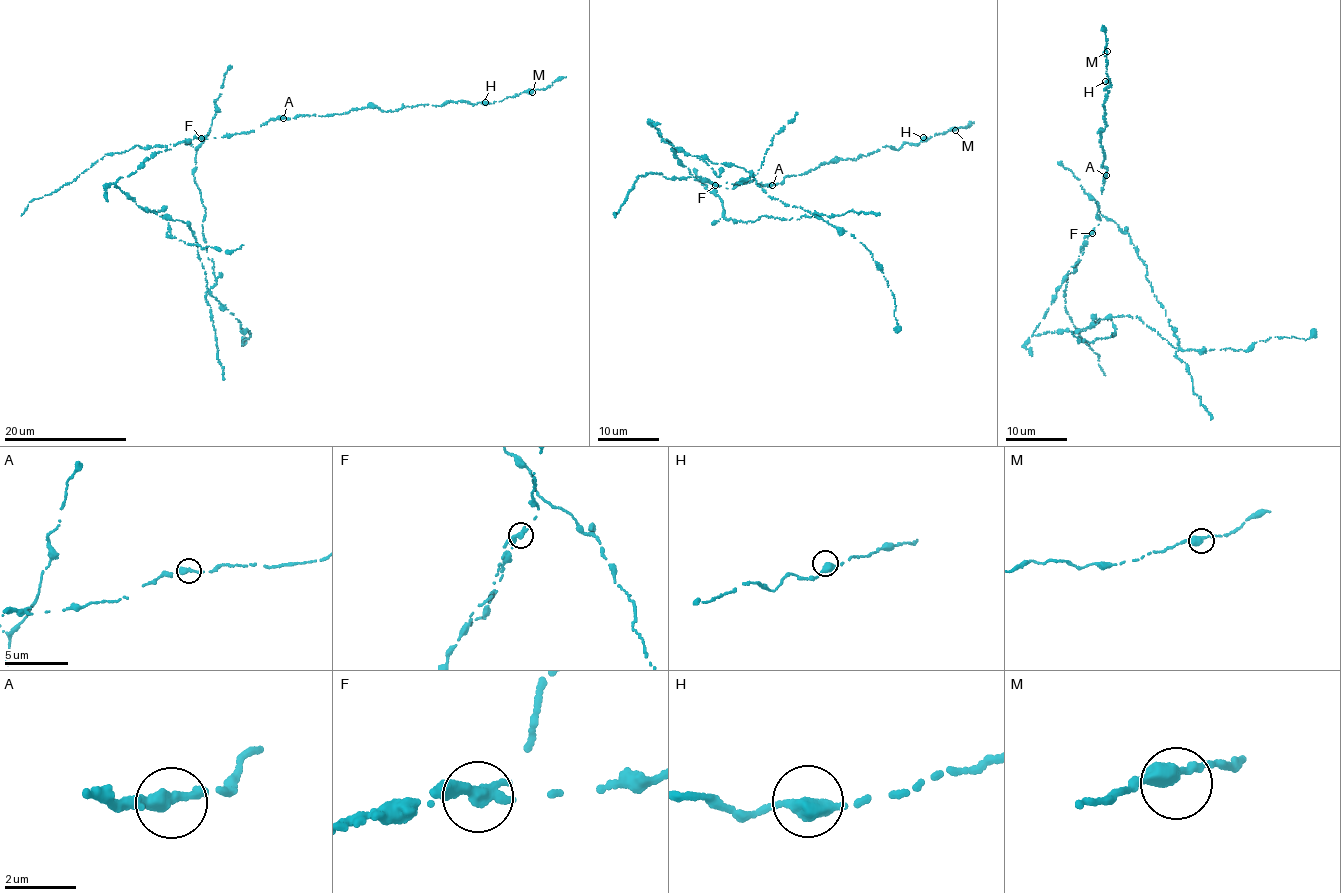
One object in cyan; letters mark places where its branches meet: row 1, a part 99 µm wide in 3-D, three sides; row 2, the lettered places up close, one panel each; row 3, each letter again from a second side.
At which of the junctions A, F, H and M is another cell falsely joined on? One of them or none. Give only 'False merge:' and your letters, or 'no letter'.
False merge: F

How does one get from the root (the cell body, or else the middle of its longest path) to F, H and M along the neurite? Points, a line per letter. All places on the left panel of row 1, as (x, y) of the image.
F: (135, 171), (167, 146), (202, 138)
H: (135, 171), (170, 144), (246, 134), (270, 120), (365, 107), (387, 112), (485, 102)
M: (135, 171), (170, 144), (246, 134), (270, 120), (365, 107), (387, 112), (464, 100), (489, 104), (532, 92)

